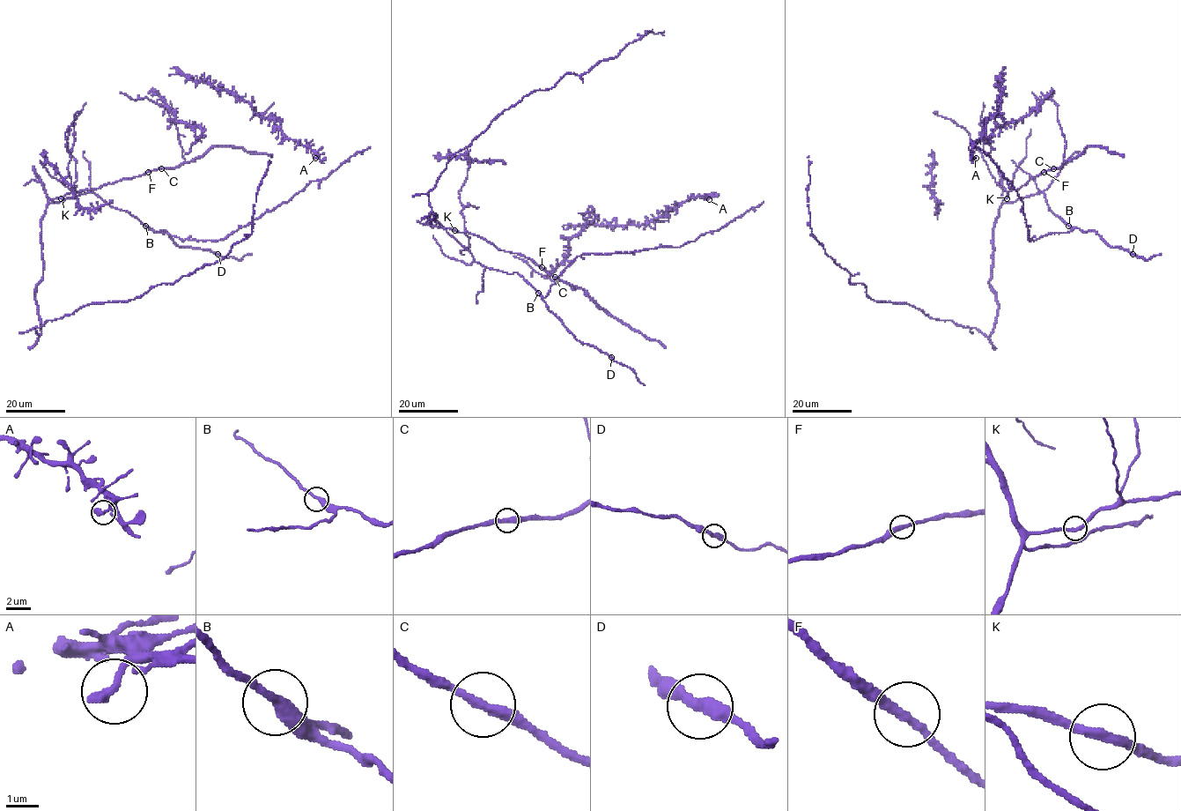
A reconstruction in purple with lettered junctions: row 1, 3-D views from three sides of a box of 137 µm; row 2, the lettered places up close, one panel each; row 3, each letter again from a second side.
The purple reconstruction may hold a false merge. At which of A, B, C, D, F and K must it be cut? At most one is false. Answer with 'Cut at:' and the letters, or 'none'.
Cut at: none

